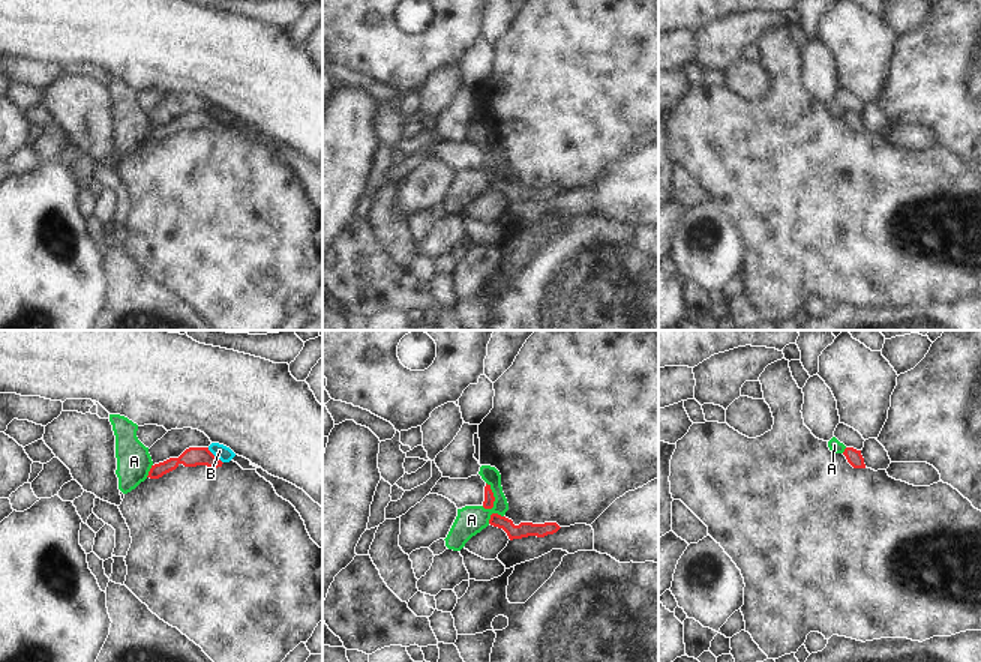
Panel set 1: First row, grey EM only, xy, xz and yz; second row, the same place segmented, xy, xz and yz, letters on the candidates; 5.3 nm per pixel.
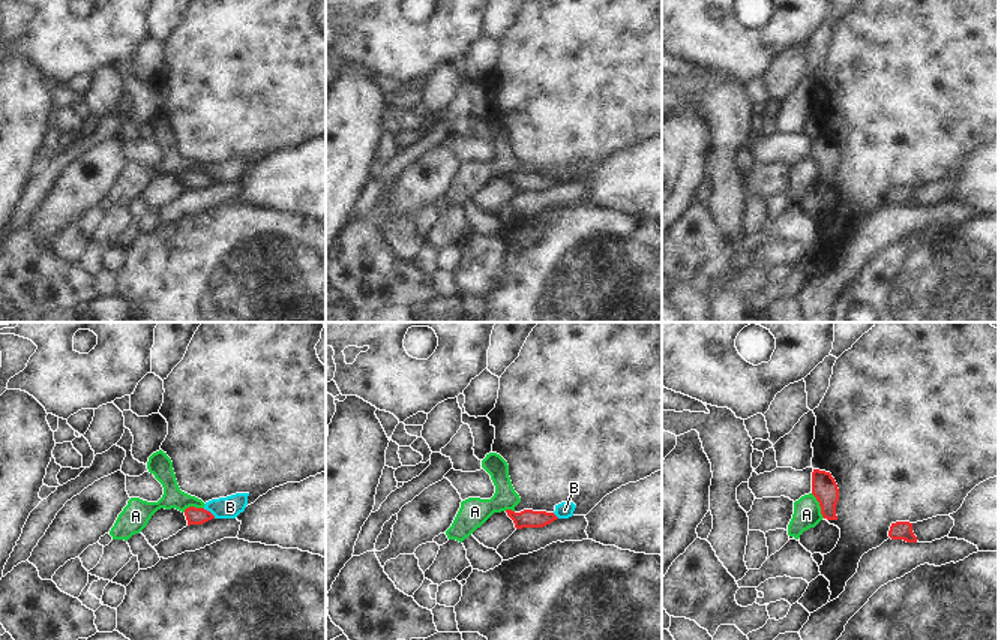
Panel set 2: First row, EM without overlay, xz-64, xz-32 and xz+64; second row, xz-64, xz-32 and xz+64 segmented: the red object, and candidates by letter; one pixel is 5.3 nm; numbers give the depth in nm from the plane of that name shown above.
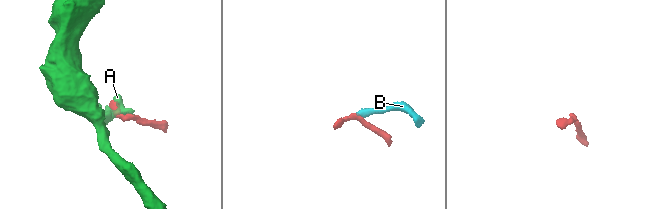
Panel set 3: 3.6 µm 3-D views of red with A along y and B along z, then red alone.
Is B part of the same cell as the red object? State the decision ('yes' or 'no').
no

